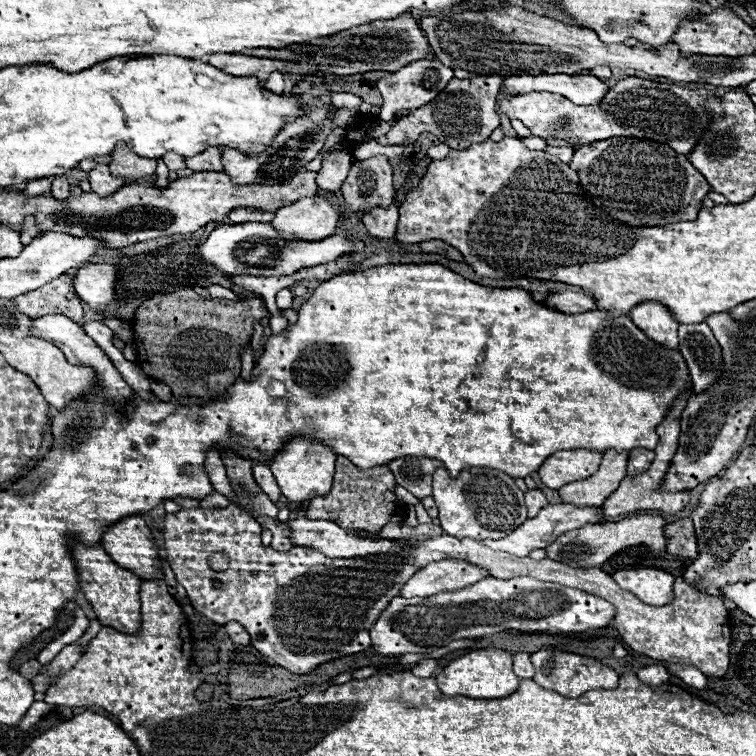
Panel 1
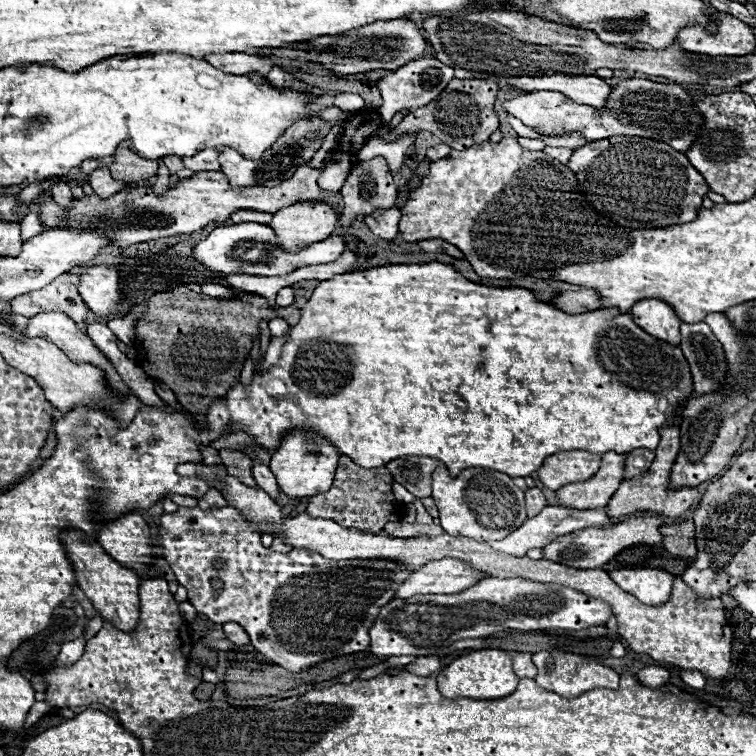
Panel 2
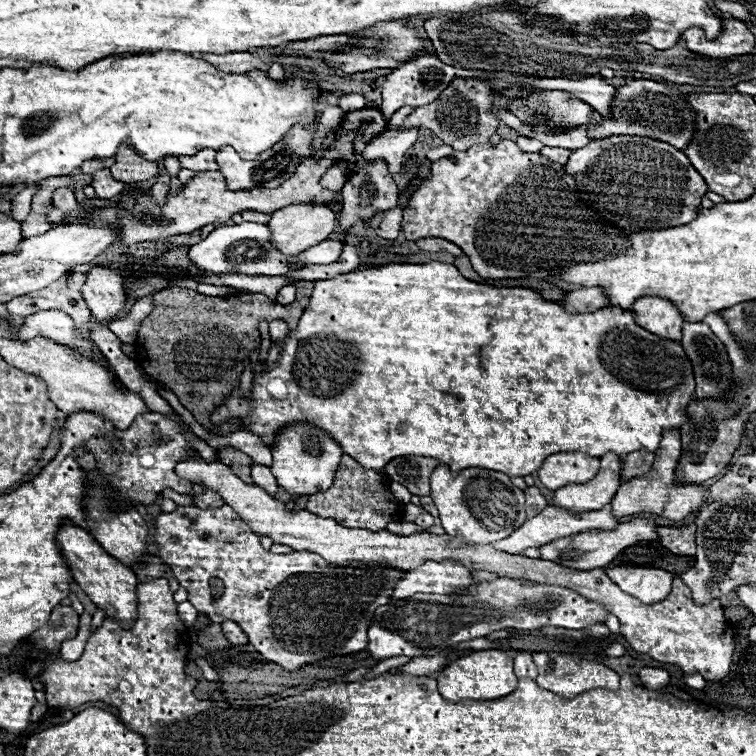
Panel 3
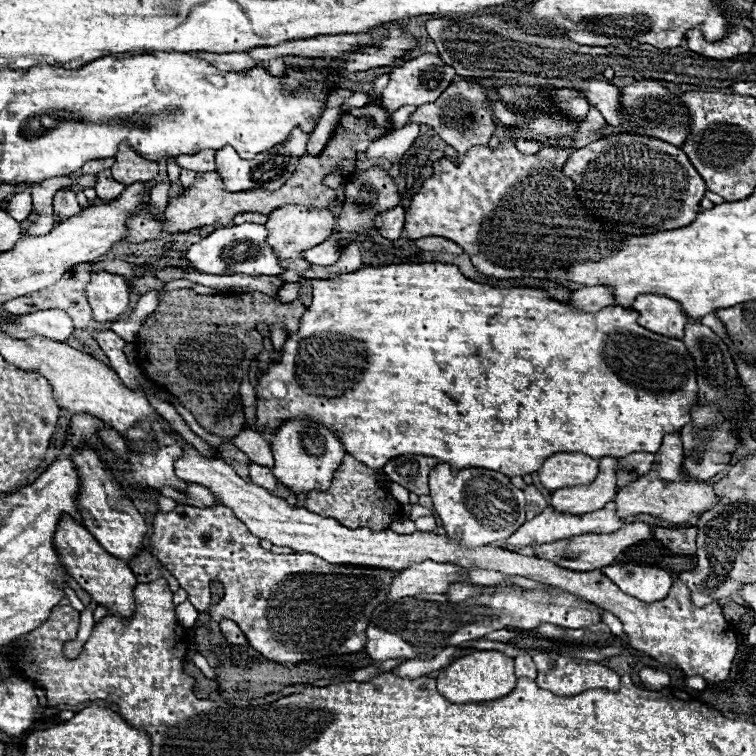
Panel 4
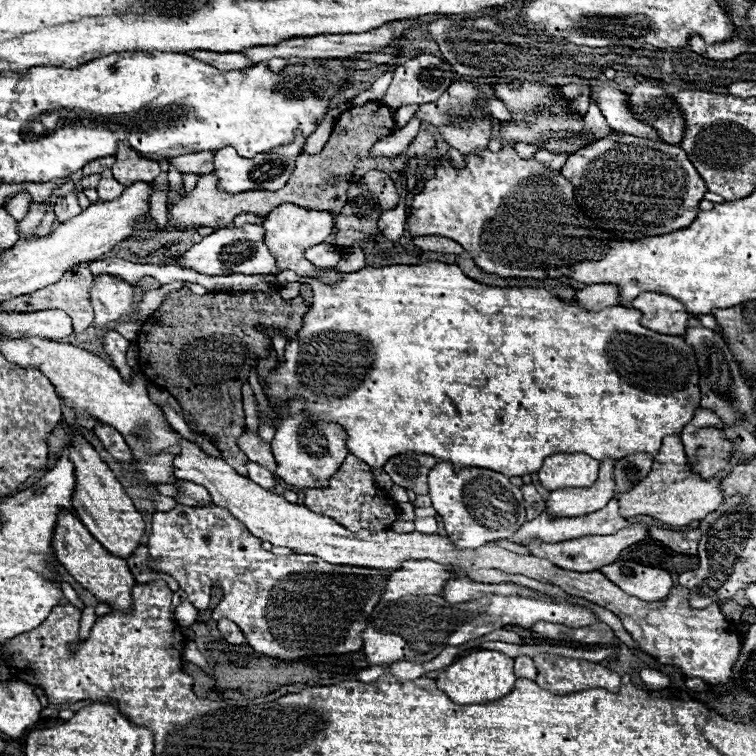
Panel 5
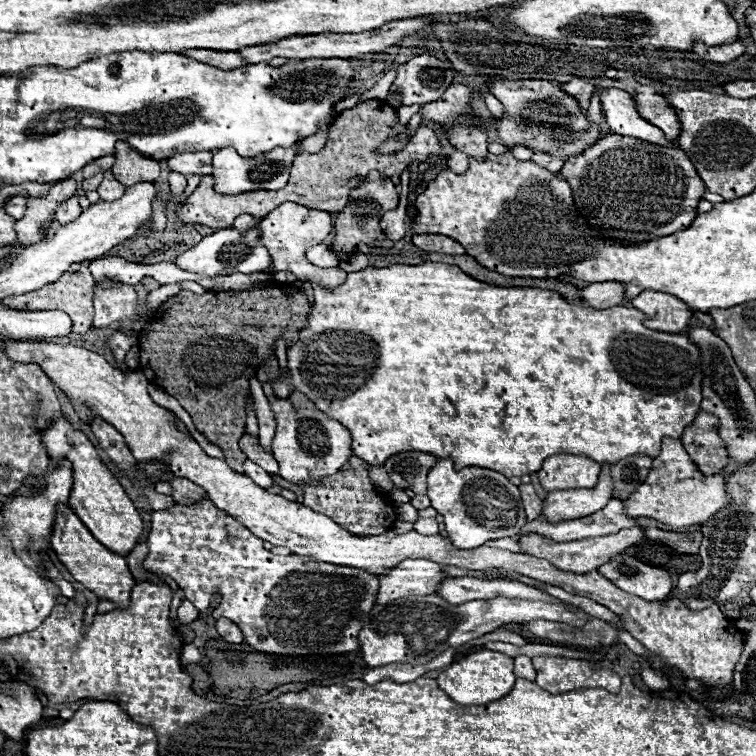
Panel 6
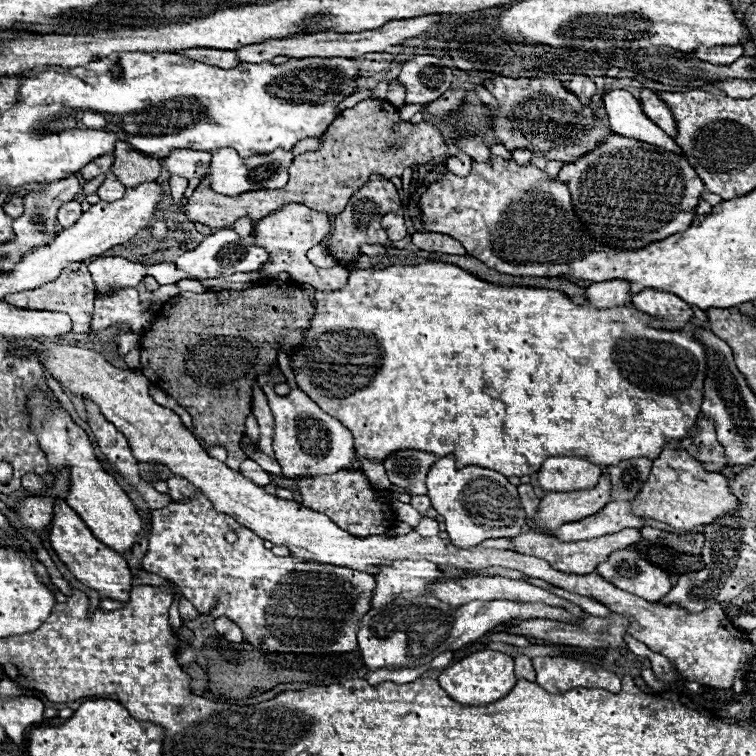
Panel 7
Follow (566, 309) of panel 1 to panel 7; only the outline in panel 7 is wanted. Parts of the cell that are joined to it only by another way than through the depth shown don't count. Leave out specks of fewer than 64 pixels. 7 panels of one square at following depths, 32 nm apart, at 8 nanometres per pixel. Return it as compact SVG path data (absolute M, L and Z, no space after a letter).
M608 280L608 282L594 282L586 290L586 300L594 308L614 308L614 306L628 306L632 296L628 292L628 282L624 280Z

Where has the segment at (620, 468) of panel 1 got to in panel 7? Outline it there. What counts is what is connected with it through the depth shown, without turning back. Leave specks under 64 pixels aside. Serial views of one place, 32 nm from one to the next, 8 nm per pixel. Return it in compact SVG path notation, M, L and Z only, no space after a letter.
M606 474L600 476L598 486L594 486L592 490L548 492L540 502L536 518L528 522L530 524L536 522L538 526L546 526L546 528L558 528L566 522L582 520L602 510L610 502L610 492L612 492L612 484Z

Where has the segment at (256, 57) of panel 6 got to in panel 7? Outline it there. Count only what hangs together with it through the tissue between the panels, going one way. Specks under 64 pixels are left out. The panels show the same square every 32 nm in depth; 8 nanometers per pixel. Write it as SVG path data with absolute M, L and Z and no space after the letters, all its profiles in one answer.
M420 16L420 18L406 18L406 20L392 20L386 22L378 30L366 30L366 32L352 32L352 34L338 34L338 32L318 32L318 34L298 34L282 40L266 40L262 44L250 44L246 48L238 48L236 54L242 58L242 62L260 64L270 62L276 56L288 56L288 58L358 58L368 52L384 52L390 46L402 44L406 38L422 36L424 32L432 30L438 22L442 22L442 16Z

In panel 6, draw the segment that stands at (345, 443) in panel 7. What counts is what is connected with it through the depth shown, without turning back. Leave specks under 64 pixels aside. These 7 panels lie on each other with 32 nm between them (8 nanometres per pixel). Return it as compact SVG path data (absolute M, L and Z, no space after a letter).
M267 382L262 384L262 388L276 416L276 436L272 440L272 452L280 466L278 476L298 486L312 486L314 482L338 472L352 456L350 432L340 422L334 422L322 412L314 410L314 406L302 394L294 392L290 398L280 400L270 393Z

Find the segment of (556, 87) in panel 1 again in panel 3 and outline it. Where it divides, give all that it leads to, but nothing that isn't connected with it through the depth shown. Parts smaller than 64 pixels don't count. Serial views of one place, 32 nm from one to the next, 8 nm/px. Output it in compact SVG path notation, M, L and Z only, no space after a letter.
M564 76L524 78L518 86L528 88L528 90L564 90L574 100L582 100L582 102L590 104L602 116L610 114L610 102L612 102L614 92L616 92L614 86L606 84L602 78L596 78L596 76L586 76L586 78L564 78Z

